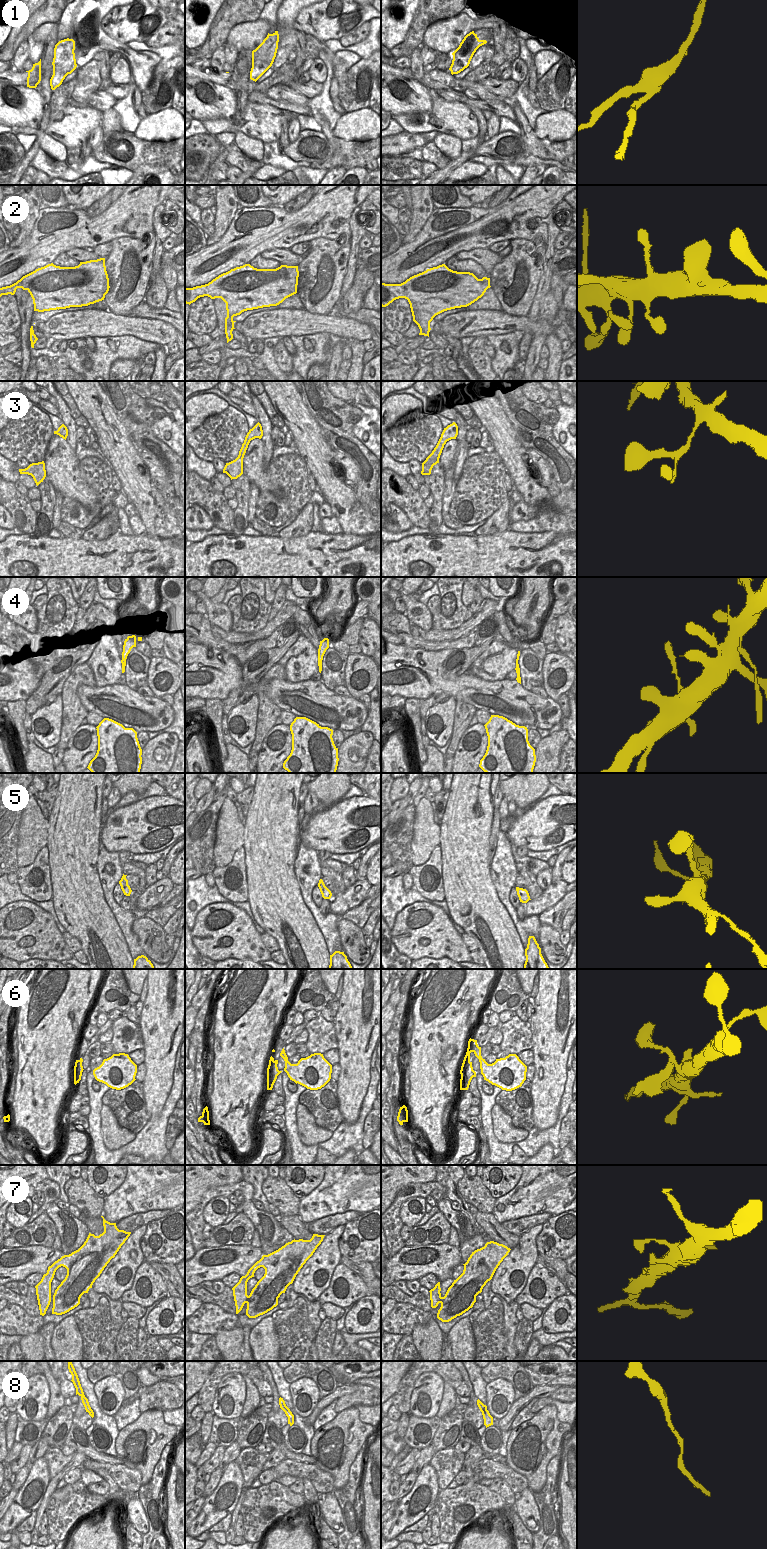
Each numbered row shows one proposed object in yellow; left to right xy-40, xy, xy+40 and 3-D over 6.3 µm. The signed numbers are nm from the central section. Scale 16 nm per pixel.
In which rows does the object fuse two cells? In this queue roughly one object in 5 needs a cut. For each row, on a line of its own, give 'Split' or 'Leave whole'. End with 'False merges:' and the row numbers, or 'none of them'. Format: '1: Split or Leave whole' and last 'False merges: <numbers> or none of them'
1: Split
2: Leave whole
3: Leave whole
4: Leave whole
5: Leave whole
6: Leave whole
7: Leave whole
8: Leave whole
False merges: 1

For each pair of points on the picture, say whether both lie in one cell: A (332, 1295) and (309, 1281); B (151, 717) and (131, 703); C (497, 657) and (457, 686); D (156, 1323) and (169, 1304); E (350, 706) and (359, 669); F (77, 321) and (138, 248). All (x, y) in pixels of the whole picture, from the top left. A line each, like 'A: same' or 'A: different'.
A: different
B: same
C: different
D: same
E: different
F: different

